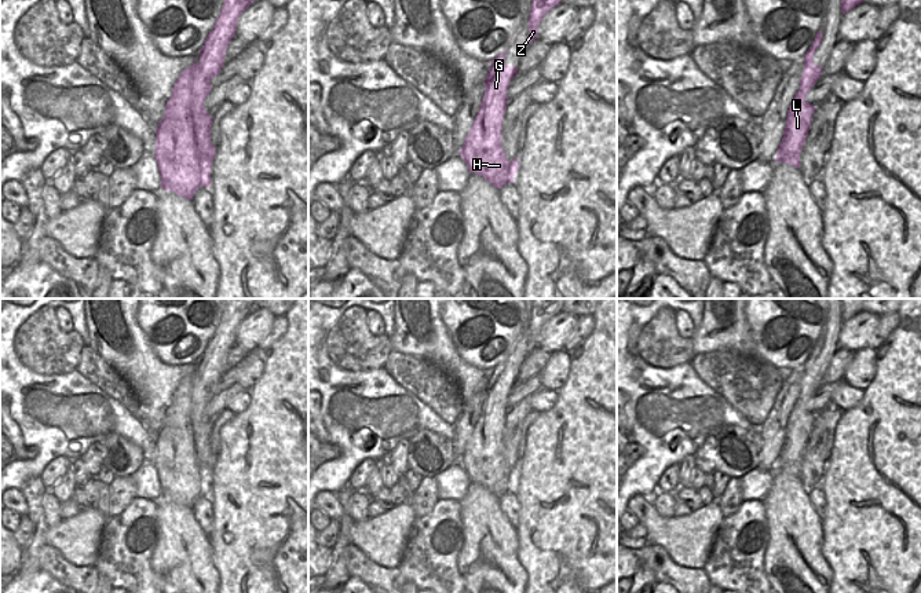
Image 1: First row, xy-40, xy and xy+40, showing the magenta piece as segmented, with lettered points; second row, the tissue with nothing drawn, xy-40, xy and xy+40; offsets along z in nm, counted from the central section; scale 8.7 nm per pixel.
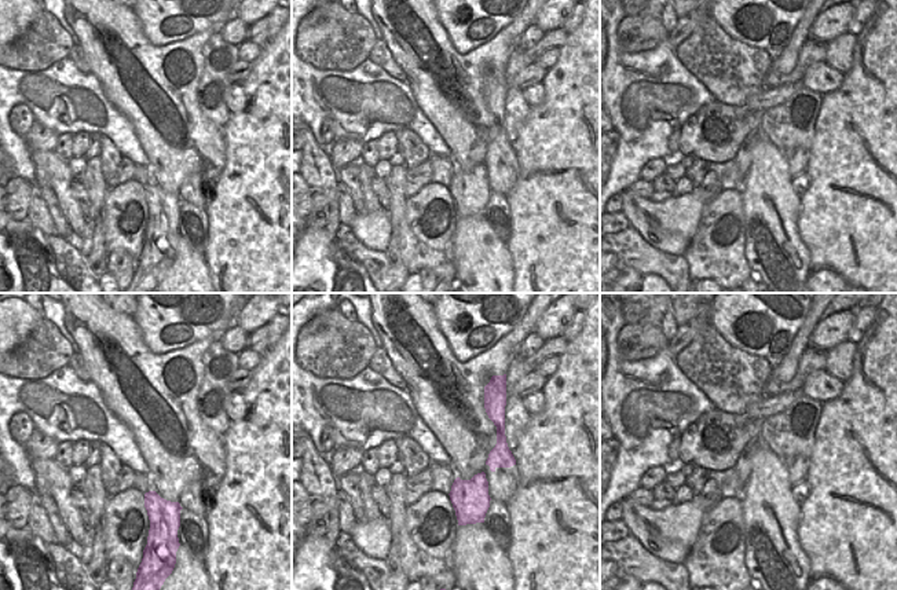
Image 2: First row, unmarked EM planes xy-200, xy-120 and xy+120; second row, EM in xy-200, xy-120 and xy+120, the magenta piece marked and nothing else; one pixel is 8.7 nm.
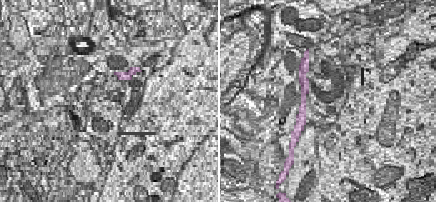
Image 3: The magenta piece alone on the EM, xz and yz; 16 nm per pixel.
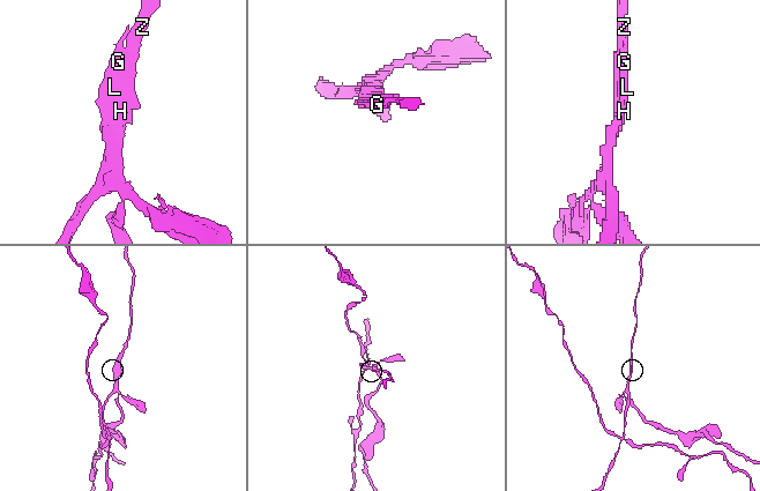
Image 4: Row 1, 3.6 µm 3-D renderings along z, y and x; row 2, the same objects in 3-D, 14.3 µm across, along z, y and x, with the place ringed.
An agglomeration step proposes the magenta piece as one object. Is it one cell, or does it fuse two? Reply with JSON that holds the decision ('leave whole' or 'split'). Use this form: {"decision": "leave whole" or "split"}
{"decision": "split"}

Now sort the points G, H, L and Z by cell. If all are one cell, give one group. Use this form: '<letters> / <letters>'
G Z / H L

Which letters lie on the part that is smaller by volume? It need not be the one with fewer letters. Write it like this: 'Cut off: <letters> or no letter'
Cut off: G, Z

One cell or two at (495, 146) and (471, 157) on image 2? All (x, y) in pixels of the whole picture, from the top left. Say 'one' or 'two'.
two

